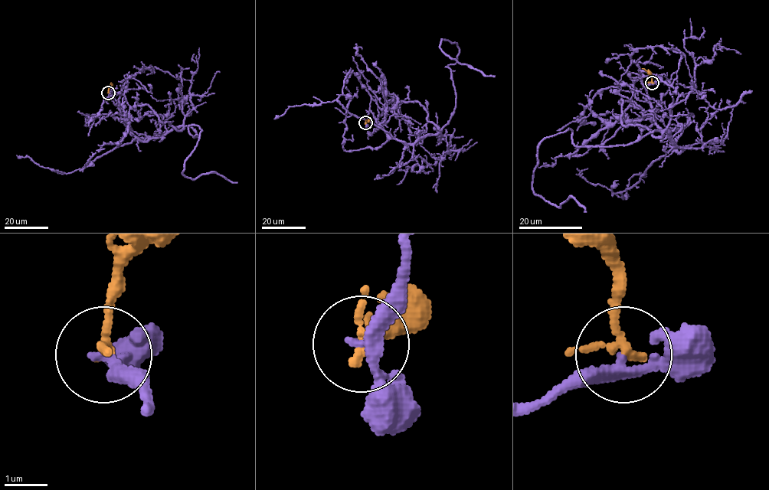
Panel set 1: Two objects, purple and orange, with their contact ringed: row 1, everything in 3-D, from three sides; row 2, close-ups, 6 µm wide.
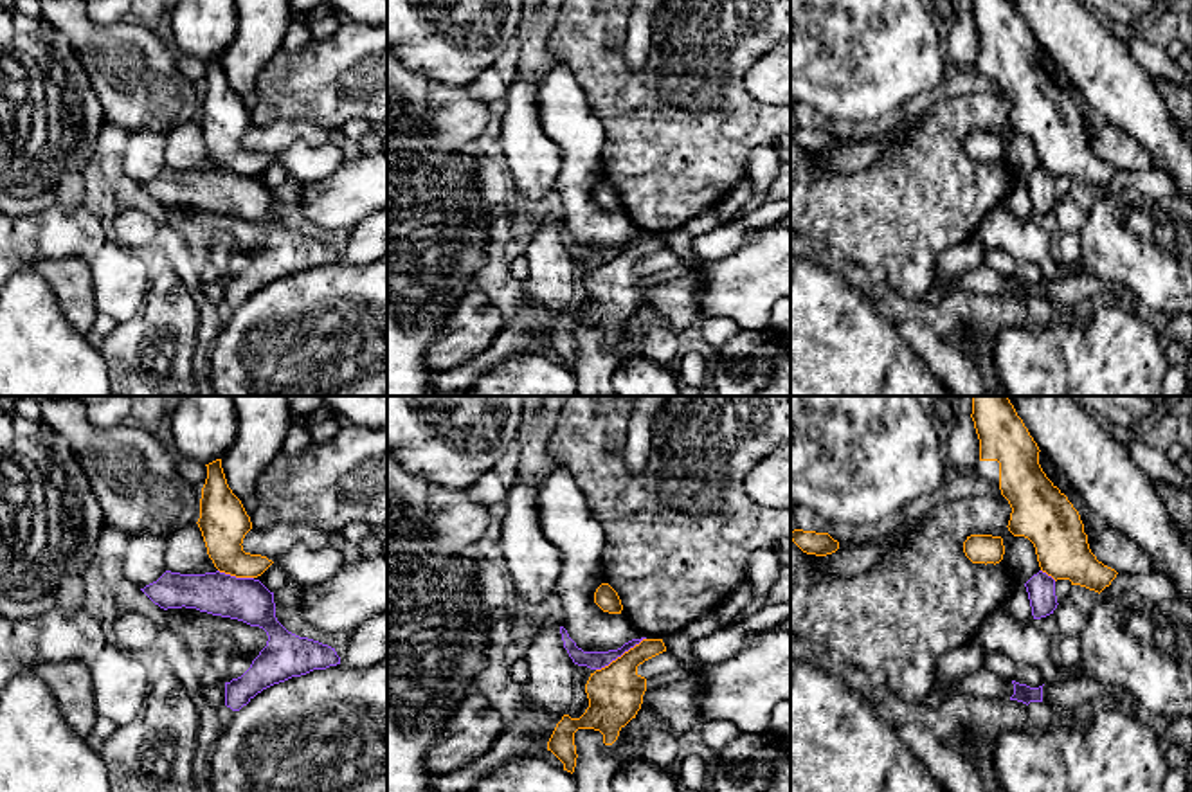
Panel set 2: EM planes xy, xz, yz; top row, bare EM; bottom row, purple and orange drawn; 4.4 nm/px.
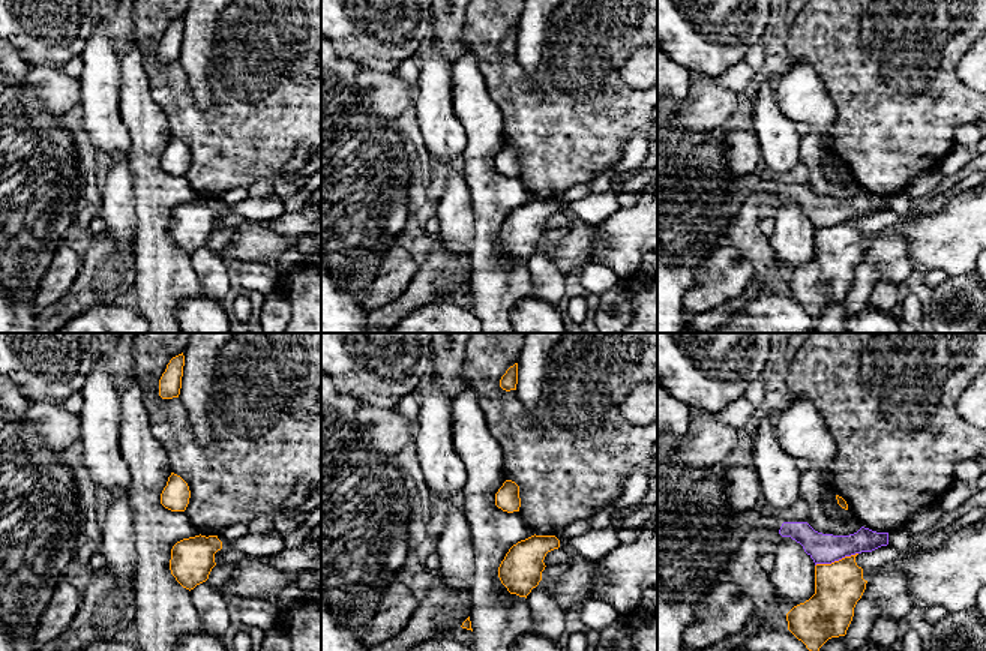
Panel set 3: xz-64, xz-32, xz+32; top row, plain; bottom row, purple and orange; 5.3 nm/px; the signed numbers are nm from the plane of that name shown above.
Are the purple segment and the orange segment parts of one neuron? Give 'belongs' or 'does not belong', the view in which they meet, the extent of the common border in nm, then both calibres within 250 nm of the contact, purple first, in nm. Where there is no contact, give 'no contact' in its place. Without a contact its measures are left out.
does not belong; meets purple in xz; contact 260 nm long; 80 nm thick on the purple side, 240 nm on the other

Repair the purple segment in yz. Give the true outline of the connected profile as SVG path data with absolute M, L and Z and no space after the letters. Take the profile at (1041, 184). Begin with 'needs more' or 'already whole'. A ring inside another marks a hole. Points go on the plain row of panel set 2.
already whole; M1039 167L1026 180L1034 216L1046 214L1057 205L1055 176Z

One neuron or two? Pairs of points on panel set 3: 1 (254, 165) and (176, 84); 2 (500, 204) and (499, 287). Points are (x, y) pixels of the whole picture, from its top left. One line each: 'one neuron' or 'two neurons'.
1: one neuron
2: one neuron

